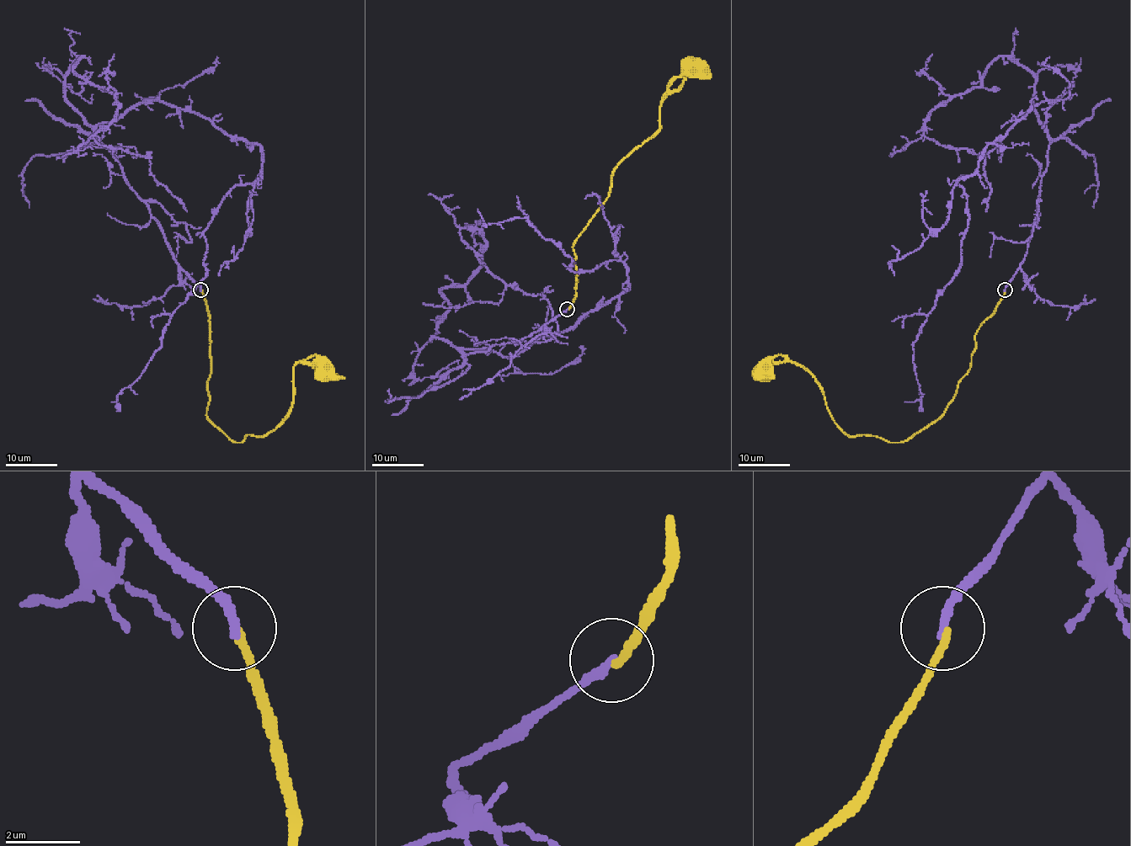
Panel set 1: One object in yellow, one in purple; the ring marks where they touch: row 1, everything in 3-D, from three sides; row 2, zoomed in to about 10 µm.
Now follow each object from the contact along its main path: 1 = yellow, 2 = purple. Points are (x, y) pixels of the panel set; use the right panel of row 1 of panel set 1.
1: (1005, 289), (976, 332), (971, 367), (952, 401), (907, 439), (849, 436), (802, 367), (764, 367)
2: (1005, 289), (1037, 215), (1051, 102), (956, 183), (967, 197), (961, 266), (912, 348), (921, 396), (904, 401)

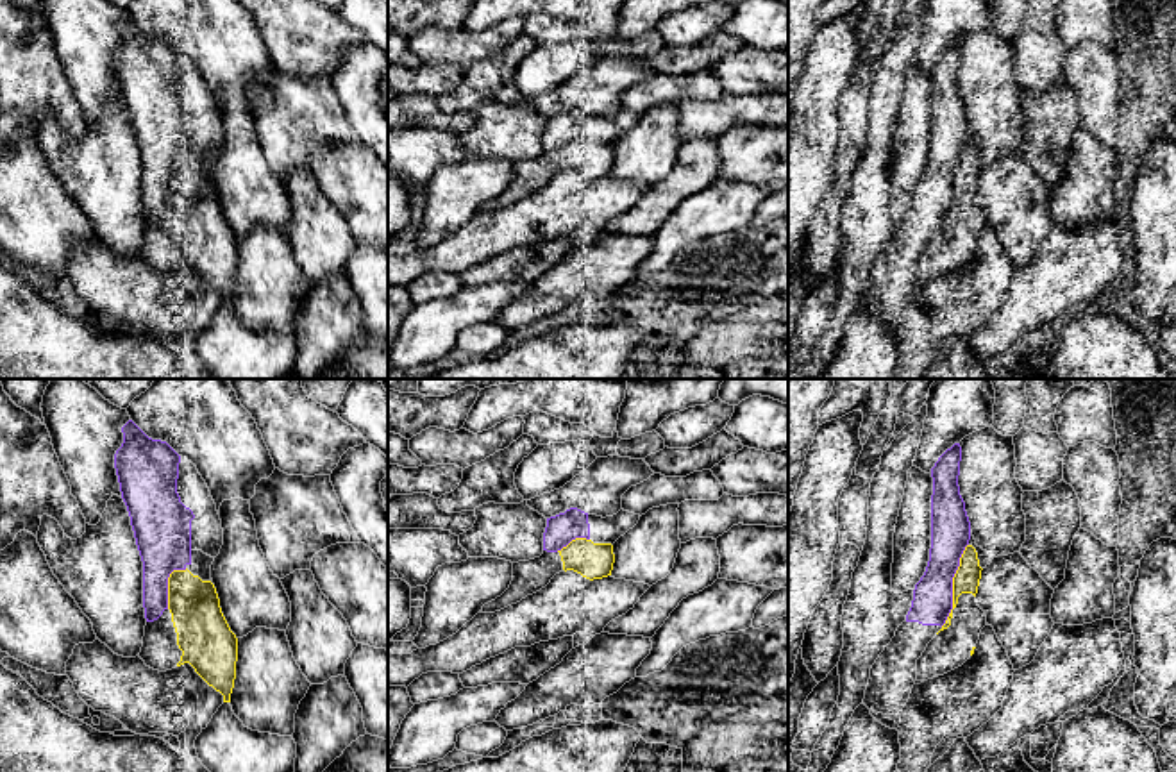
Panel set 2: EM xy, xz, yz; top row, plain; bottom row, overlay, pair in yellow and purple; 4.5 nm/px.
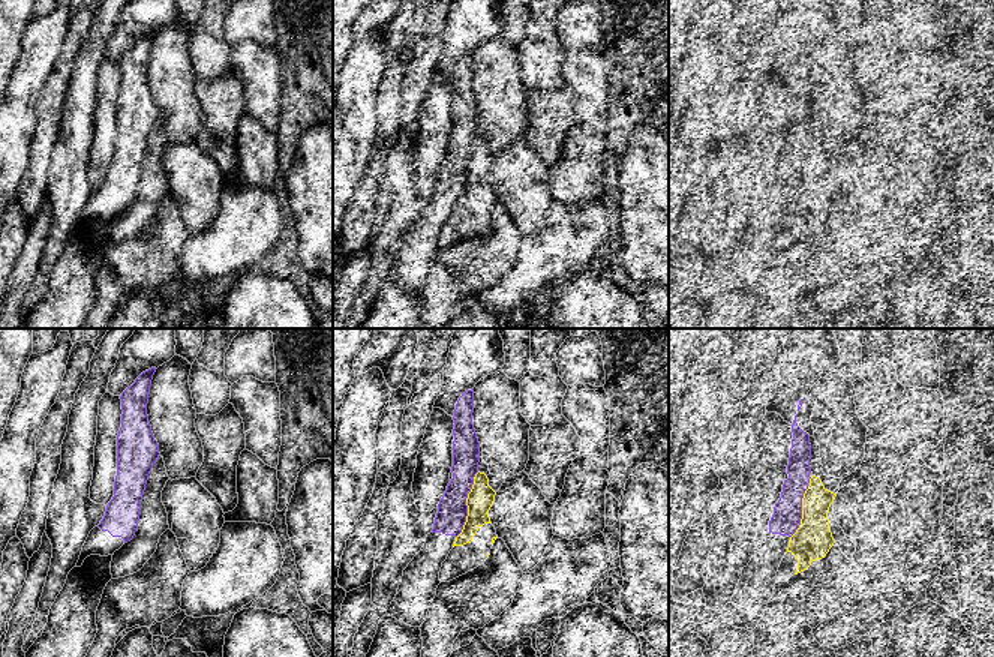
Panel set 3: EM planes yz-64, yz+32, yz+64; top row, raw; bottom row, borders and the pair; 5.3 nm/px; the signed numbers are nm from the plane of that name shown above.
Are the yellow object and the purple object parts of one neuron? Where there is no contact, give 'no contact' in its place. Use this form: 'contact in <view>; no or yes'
contact in yz; no

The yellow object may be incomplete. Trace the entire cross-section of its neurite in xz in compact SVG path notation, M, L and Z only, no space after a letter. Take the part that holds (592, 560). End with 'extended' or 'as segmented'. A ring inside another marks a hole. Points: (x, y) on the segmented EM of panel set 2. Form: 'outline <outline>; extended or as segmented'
outline M575 538L558 552L547 552L529 561L513 563L513 581L509 588L495 600L483 606L483 613L495 613L520 602L545 588L550 579L567 570L574 570L593 581L611 575L615 563L611 543L593 543L586 538Z; extended

